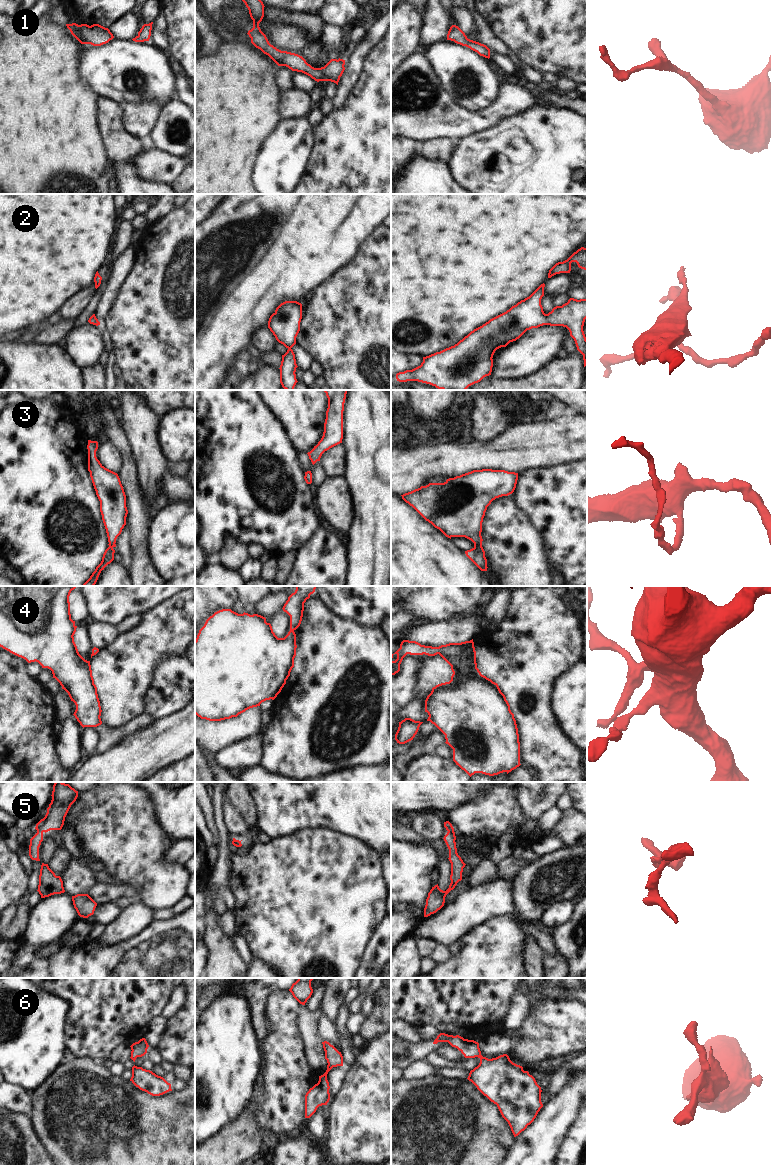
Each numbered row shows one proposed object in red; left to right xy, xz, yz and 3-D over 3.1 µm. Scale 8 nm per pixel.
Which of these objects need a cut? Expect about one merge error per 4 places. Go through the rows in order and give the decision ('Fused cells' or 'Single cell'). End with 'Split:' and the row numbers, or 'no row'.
1: Single cell
2: Single cell
3: Single cell
4: Single cell
5: Single cell
6: Single cell
Split: no row.

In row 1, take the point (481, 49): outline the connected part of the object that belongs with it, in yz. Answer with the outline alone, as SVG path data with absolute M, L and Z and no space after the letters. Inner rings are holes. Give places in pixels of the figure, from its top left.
M452 25L447 34L447 40L454 41L457 44L466 46L471 50L477 52L480 56L490 58L490 49L479 42L470 40L465 33L456 25Z

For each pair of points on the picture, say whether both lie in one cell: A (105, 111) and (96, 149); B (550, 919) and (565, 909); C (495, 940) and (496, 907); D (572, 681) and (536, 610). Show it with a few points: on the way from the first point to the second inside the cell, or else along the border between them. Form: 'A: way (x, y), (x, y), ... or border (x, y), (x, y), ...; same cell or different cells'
A: border (96, 110), (97, 127), (105, 152), (108, 155); different cells
B: way (554, 915), (561, 911); same cell
C: border (508, 914), (490, 917), (475, 926); different cells
D: border (576, 662), (558, 676), (552, 689); different cells

